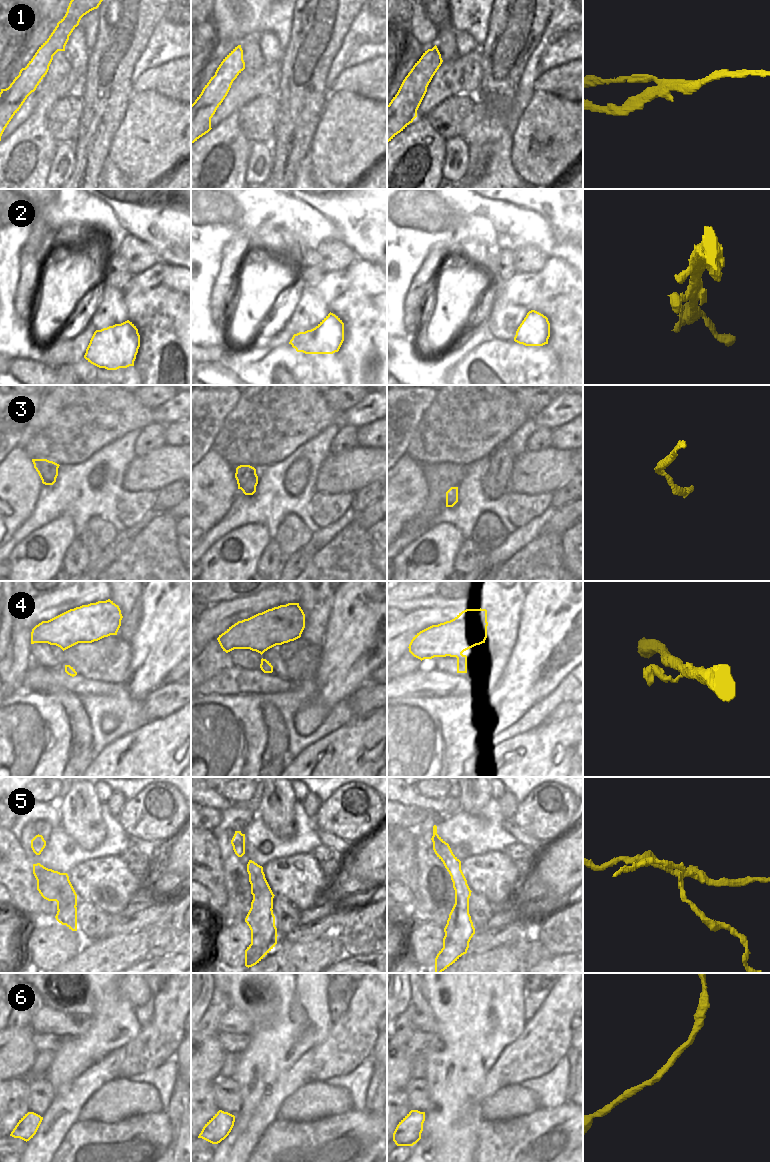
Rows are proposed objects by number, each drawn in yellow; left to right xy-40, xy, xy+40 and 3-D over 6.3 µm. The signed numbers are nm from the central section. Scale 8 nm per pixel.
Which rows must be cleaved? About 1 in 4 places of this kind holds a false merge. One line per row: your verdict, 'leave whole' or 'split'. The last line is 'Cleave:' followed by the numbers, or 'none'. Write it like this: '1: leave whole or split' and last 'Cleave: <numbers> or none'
1: split
2: leave whole
3: leave whole
4: leave whole
5: split
6: leave whole
Cleave: 1, 5

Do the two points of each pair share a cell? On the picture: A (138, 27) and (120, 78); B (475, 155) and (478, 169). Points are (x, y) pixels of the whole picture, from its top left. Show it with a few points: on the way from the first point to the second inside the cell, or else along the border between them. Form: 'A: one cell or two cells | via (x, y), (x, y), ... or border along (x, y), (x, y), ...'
A: one cell | via (132, 40), (126, 55), (120, 61), (120, 65)
B: one cell | via (478, 158), (478, 166)

